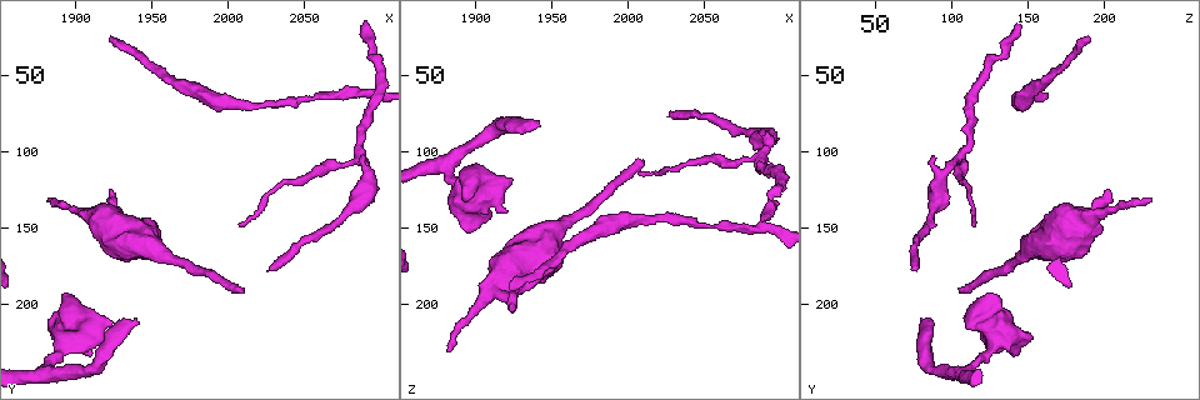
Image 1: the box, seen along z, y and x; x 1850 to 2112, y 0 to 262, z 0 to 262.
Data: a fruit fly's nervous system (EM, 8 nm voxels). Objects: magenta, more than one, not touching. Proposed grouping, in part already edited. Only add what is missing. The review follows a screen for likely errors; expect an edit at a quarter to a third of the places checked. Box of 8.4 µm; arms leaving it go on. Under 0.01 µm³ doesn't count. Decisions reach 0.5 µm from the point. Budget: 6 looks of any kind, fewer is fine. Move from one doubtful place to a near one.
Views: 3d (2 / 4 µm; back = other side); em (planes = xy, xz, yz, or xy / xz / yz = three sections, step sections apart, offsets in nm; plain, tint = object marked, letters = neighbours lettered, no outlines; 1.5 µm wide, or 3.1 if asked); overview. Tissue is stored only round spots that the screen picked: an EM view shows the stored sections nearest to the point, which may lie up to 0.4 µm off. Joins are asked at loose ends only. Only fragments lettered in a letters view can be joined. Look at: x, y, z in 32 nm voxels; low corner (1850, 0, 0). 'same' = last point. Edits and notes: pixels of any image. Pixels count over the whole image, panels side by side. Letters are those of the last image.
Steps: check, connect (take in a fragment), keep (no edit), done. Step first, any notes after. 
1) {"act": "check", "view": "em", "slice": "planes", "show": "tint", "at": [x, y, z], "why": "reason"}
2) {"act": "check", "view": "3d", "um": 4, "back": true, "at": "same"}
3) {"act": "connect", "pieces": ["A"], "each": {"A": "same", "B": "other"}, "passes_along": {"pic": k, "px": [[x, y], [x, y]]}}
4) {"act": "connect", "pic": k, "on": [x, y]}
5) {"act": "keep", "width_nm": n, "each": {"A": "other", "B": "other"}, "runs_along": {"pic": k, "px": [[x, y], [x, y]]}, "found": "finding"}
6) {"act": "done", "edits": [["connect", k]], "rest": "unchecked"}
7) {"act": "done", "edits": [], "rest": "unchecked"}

{"act": "check", "view": "em", "slice": "yz", "step": 8, "show": "letters", "at": [2028, 178, 74], "why": "branch stops here"}

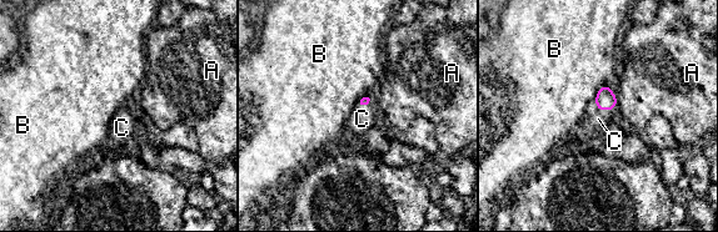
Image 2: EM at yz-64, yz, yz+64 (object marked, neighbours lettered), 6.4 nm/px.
{"act": "connect", "pieces": ["C"], "each": {"A": "other", "B": "other", "C": "same"}, "found": "it goes on there"}

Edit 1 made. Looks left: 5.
{"act": "check", "view": "em", "slice": "yz", "step": 4, "show": "letters", "at": [2010, 146, 116], "why": "tapers out"}

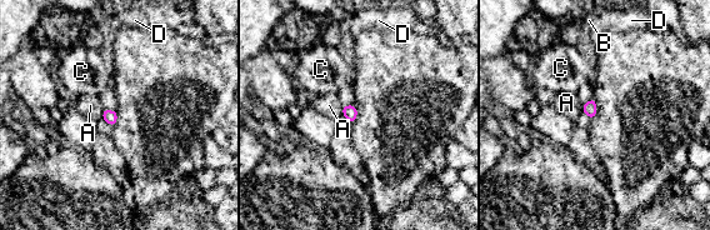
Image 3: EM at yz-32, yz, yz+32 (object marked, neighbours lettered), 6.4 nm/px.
{"act": "keep", "longest_contact_nm": ["A", 60], "each": {"A": "other", "B": "other", "C": "other", "D": "other"}, "border": {"pic": 3, "px": [[341, 106], [343, 114]]}, "found": "no lettered fragment goes on from it"}

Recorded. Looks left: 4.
{"act": "check", "view": "3d", "um": 4, "at": [1938, 210, 82], "why": "an open end"}

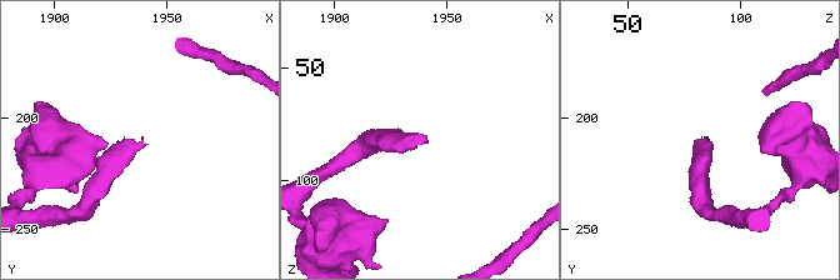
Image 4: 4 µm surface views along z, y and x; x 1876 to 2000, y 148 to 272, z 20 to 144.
{"act": "check", "view": "em", "slice": "planes", "show": "letters", "at": [1939, 209, 79], "why": "now the EM"}

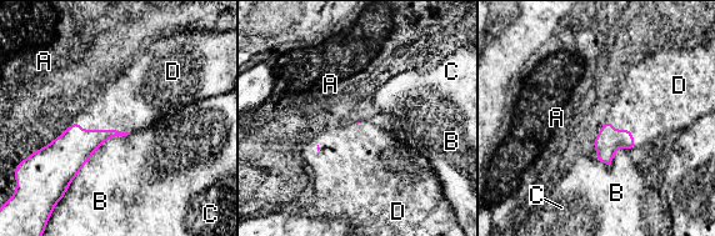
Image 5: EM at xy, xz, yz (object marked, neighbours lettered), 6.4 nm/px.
{"act": "connect", "pieces": ["D"], "each": {"A": "other", "B": "other", "C": "other", "D": "same"}, "found": "it goes on there"}

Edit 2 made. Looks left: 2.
{"act": "done", "edits": [["connect", 2], ["connect", 5]], "rest": "unchecked"}

